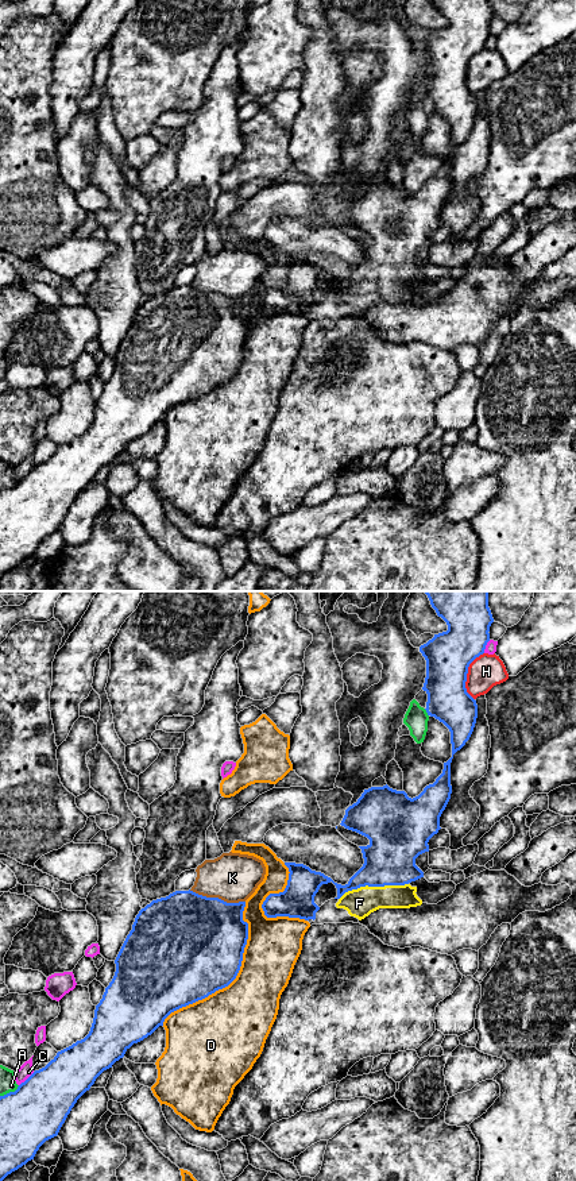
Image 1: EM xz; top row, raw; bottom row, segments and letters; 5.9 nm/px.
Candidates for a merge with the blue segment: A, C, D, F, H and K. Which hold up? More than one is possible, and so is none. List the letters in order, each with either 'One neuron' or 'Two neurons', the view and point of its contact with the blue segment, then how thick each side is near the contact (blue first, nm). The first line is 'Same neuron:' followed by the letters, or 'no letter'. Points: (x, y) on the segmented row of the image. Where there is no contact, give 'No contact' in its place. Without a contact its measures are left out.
Same neuron: F
A: Two neurons. Touches blue at xz (10, 1092). Thickness 360 nm (blue) against 100 nm
C: Two neurons. Touches blue at xz (27, 1079). Thickness 360 nm (blue) against 80 nm
D: Two neurons. Touches blue at xz (235, 977). Thickness 480 nm (blue) against 400 nm
F: One neuron. Touches blue at xz (372, 886). Thickness 300 nm (blue) against 170 nm
H: Two neurons. Touches blue at xz (466, 675). Thickness 280 nm (blue) against 200 nm
K: Two neurons. Touches blue at xz (217, 898). Thickness 480 nm (blue) against 300 nm

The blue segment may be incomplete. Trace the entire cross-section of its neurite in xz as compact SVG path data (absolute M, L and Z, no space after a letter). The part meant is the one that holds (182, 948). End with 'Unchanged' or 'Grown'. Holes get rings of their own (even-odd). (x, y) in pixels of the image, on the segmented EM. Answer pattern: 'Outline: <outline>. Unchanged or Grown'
Outline: M189 889L152 900L139 911L115 960L115 976L96 1006L89 1034L58 1051L45 1068L35 1070L15 1092L0 1096L0 1181L34 1159L39 1147L58 1135L77 1100L90 1089L104 1070L123 1058L134 1043L163 1026L171 1012L208 997L236 979L248 939L248 923L243 921L244 907L246 902L227 903Z. Unchanged

